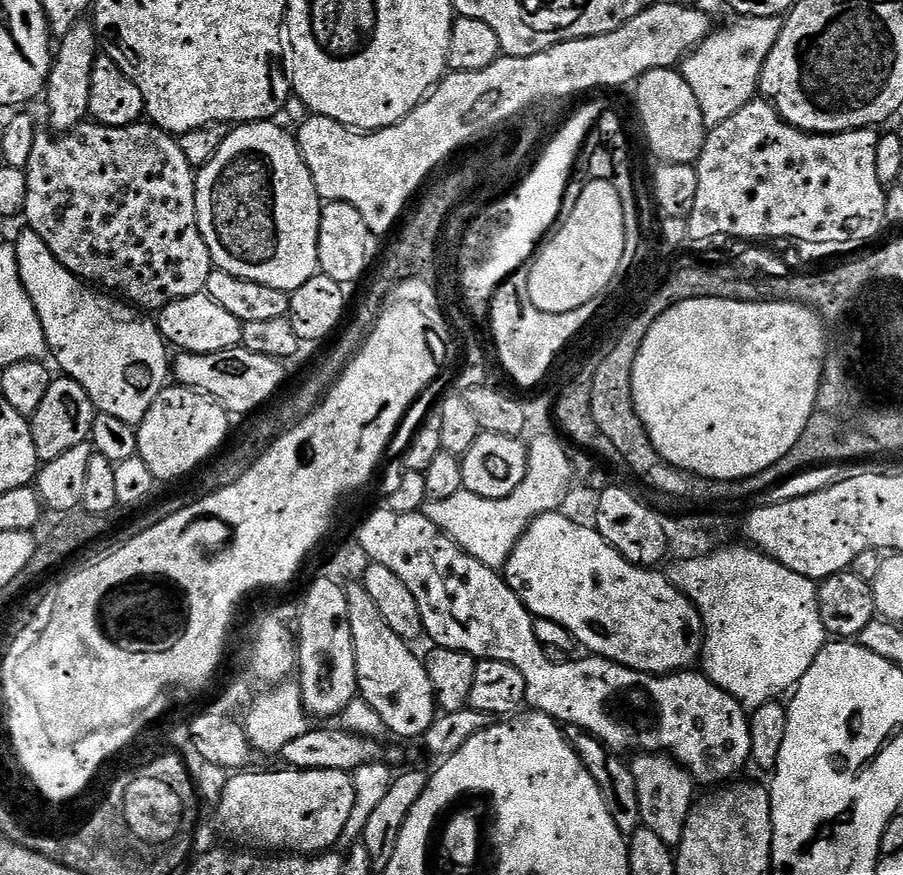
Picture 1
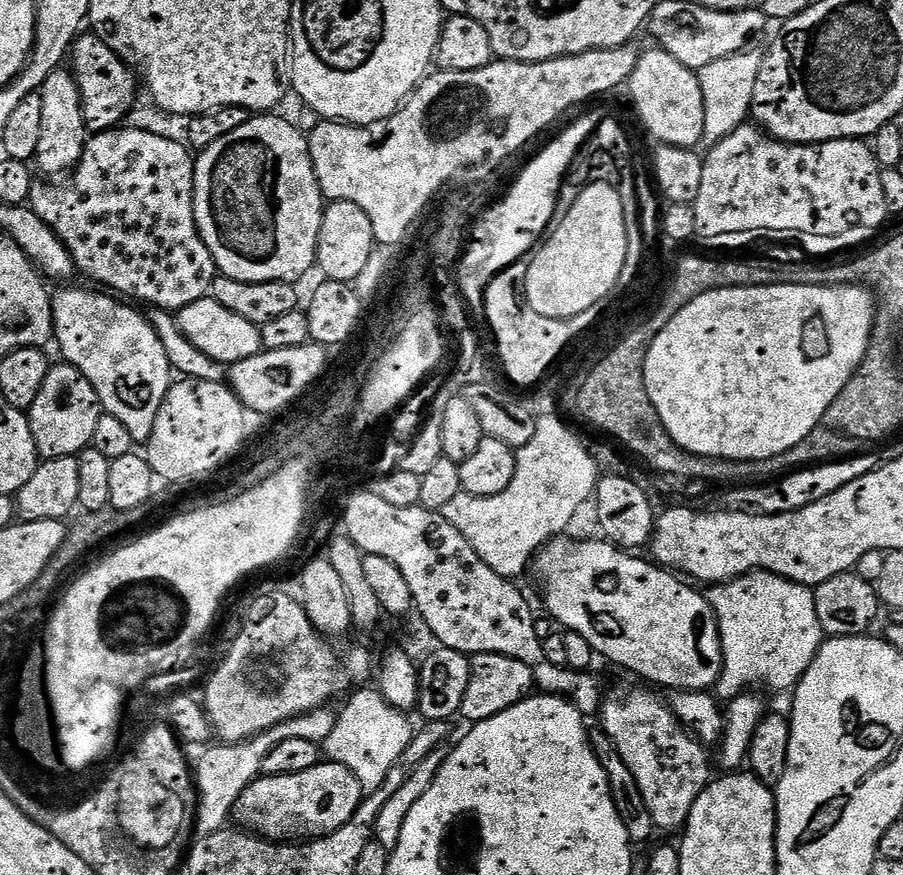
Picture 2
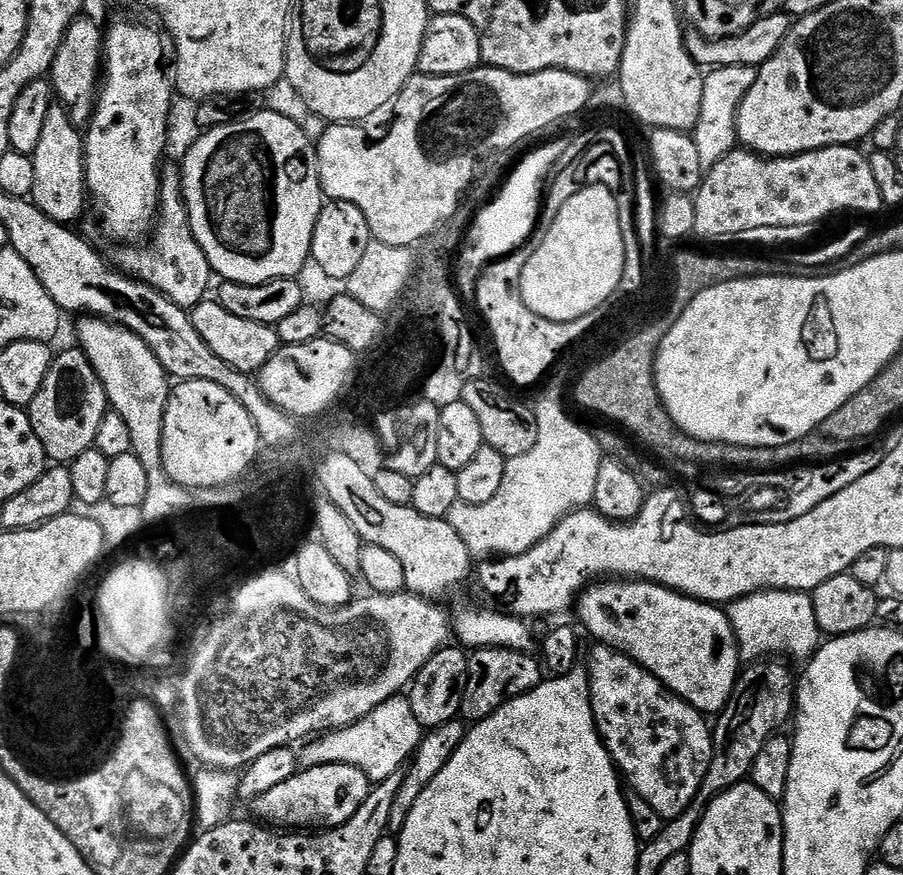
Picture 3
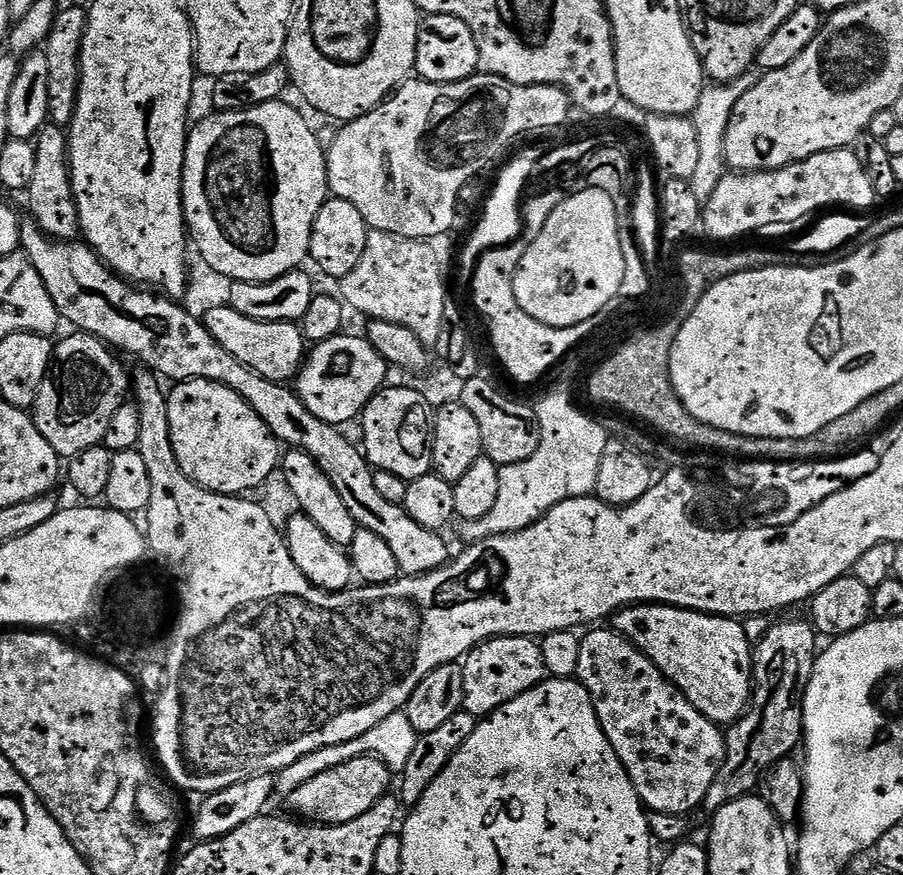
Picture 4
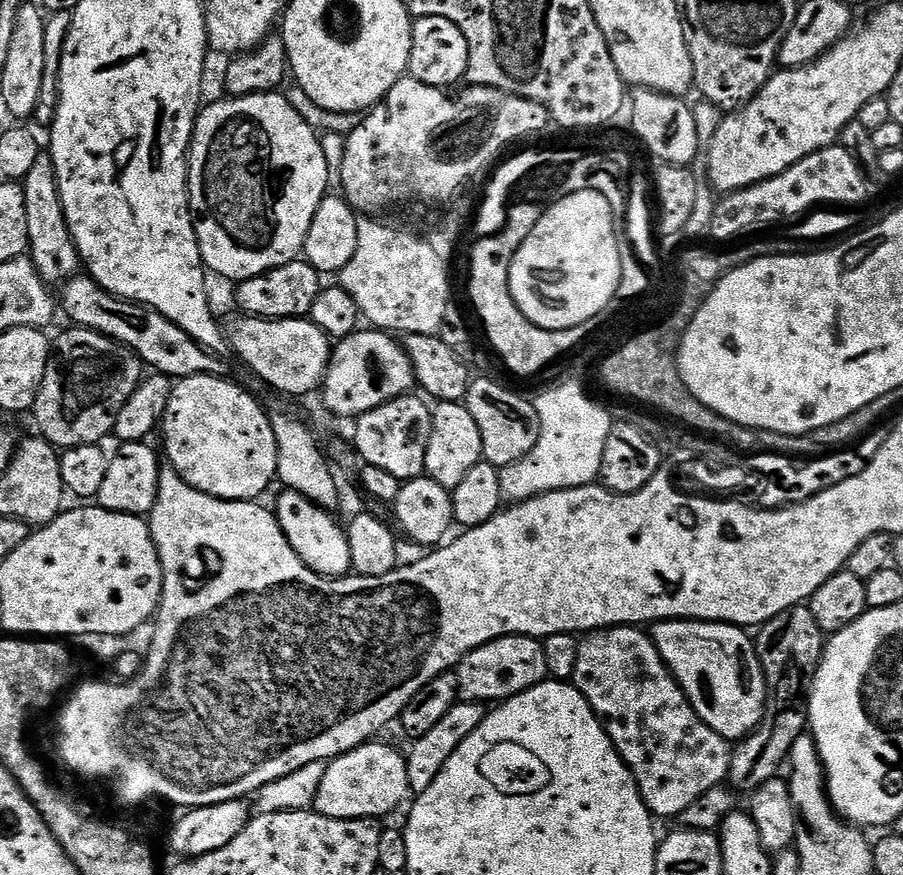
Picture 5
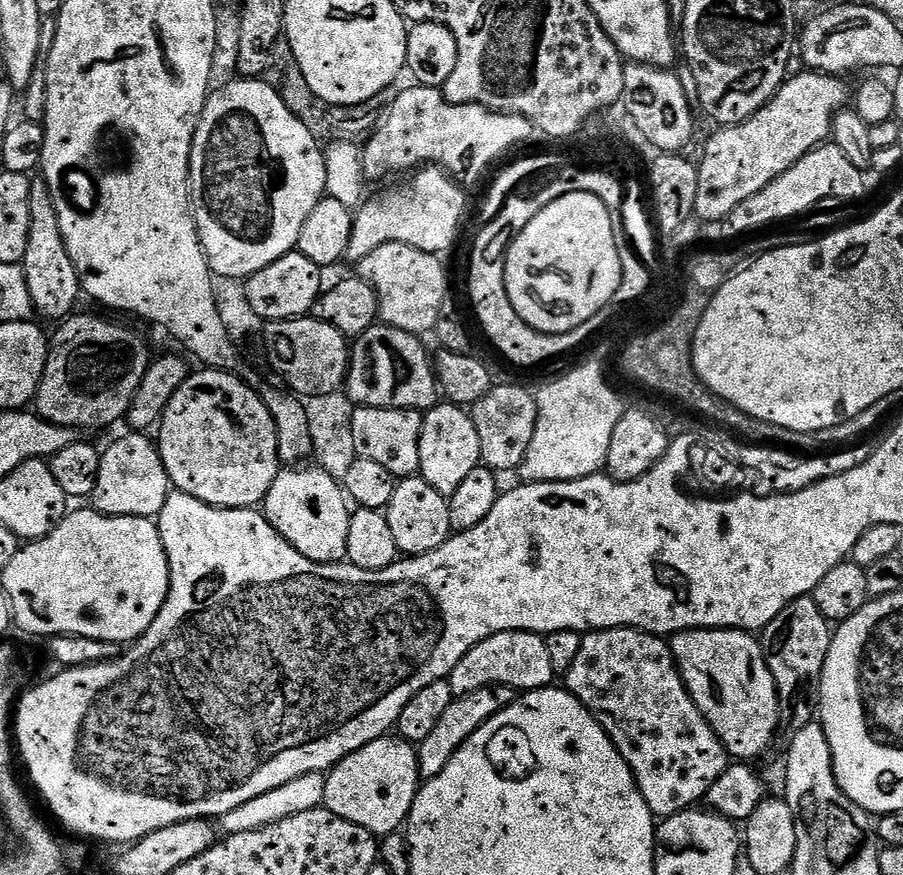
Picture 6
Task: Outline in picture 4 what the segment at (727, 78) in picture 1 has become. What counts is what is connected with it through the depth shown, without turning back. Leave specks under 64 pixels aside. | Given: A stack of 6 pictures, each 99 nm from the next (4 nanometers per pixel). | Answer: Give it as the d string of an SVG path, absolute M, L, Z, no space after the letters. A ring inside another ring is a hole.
M749 70L728 84L709 83L698 98L698 106L692 111L690 119L698 134L698 167L694 169L688 185L694 190L694 198L698 198L701 206L708 201L710 194L714 194L718 182L722 182L722 178L729 171L726 162L726 130L730 130L730 114L734 114L738 98L742 98L742 94L746 94L746 90L750 90L750 86L754 86L757 79L757 73Z

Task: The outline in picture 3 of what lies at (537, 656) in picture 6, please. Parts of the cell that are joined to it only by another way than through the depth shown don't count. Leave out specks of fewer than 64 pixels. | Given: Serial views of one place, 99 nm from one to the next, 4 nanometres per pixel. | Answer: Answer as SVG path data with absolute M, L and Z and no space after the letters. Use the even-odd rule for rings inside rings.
M478 648L468 658L468 681L460 716L468 722L485 720L506 702L534 690L542 683L542 664L535 655L509 648Z

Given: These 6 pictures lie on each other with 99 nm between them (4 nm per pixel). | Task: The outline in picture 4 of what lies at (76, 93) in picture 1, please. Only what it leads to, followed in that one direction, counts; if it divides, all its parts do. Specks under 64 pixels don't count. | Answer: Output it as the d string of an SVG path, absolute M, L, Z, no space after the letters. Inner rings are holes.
M51 122L44 125L35 141L38 159L34 162L34 178L26 193L31 219L53 240L75 241L80 236L80 219L68 169L68 138L65 129Z

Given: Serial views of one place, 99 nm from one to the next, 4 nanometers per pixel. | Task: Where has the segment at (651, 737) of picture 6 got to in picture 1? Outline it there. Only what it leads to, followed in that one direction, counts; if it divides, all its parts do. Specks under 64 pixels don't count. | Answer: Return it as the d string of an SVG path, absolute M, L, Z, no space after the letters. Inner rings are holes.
M644 752L633 755L632 758L630 767L638 790L641 825L654 830L654 834L658 834L658 838L662 838L662 842L666 842L669 846L679 846L682 842L687 816L694 803L694 797L692 797L694 781L691 774L668 754Z

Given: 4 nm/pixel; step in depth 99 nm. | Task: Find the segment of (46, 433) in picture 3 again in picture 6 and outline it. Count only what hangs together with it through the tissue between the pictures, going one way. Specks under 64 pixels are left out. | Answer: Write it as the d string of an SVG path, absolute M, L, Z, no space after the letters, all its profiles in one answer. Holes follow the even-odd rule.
M80 315L67 317L57 327L61 328L56 333L51 333L46 370L42 374L40 389L36 391L34 408L42 419L57 424L60 428L108 428L127 417L130 402L134 402L134 394L138 394L138 386L142 386L142 378L146 378L150 363L148 344L138 333L131 332L112 320Z

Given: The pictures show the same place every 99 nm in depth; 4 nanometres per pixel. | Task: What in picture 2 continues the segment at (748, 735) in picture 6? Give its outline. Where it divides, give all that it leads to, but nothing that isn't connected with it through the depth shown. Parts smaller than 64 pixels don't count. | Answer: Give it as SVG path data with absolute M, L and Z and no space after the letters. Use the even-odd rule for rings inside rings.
M557 538L549 540L534 557L534 572L540 575L540 584L544 587L544 604L548 607L548 612L564 627L568 632L577 632L590 642L593 653L597 657L605 656L612 664L617 664L620 668L625 668L628 672L633 672L636 676L641 676L641 681L649 685L660 688L672 688L676 692L708 692L715 689L716 683L720 681L722 674L722 642L720 641L720 631L716 615L711 606L708 605L708 597L703 591L695 592L691 588L691 583L685 582L677 573L653 562L651 559L639 560L639 555L631 551L618 548L607 539L600 540L564 540L568 538Z

